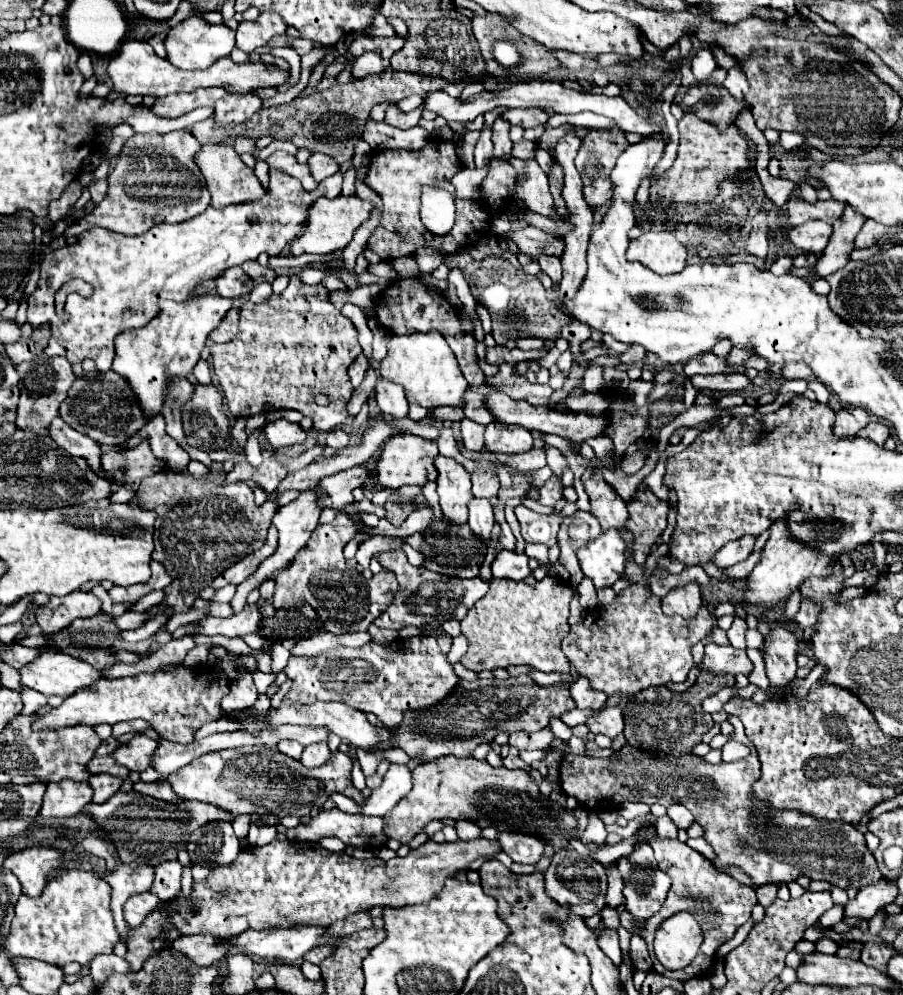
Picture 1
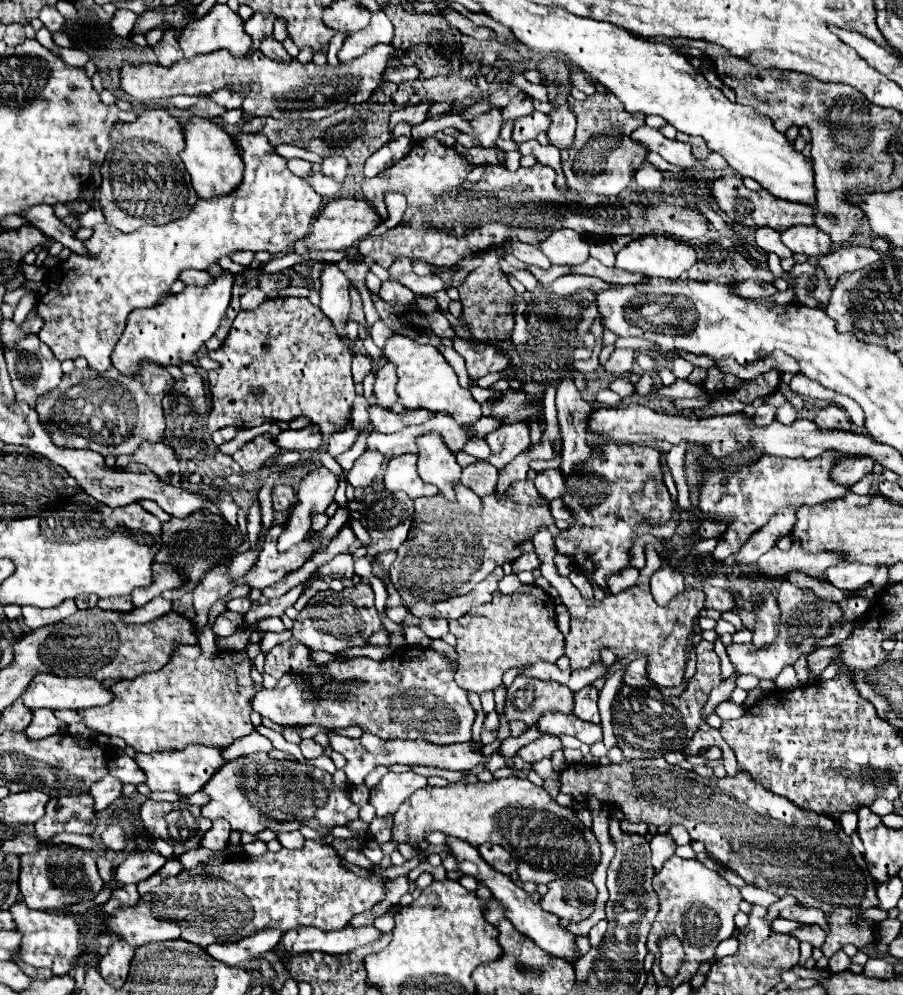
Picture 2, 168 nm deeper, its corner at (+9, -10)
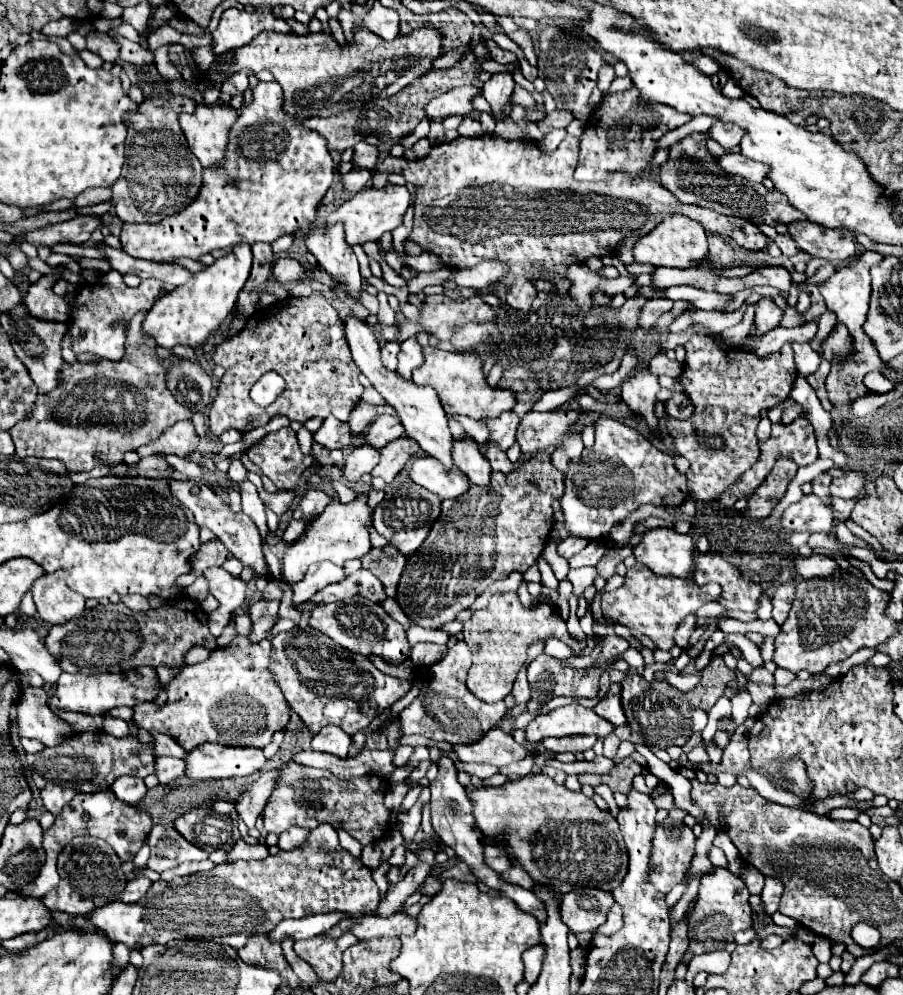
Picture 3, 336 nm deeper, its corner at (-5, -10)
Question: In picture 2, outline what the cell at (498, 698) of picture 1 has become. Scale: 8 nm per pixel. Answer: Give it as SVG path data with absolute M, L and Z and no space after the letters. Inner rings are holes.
M518 676L508 688L506 714L500 716L498 740L508 738L508 724L512 720L522 720L528 726L544 712L564 712L570 714L574 708L574 692L552 680L534 680Z

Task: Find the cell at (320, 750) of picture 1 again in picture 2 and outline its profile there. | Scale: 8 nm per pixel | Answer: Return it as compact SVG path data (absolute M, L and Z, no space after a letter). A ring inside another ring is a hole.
M312 738L302 740L302 742L300 742L300 750L302 750L302 754L304 754L306 758L318 758L318 756L324 754L324 748L322 748L320 744L316 744Z

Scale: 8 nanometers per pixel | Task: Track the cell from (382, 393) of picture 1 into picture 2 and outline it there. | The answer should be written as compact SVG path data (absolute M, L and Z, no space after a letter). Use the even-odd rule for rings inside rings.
M386 364L386 366L378 372L376 382L374 382L374 394L376 394L378 404L380 404L382 408L388 408L388 406L392 406L392 404L398 400L396 384L398 384L396 368L394 368L394 364Z

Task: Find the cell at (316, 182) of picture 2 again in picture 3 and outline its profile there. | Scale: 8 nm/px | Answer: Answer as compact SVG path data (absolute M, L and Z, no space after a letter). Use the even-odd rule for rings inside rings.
M354 168L348 174L342 176L342 186L346 192L356 194L360 190L364 190L370 184L370 170L362 170L362 168Z

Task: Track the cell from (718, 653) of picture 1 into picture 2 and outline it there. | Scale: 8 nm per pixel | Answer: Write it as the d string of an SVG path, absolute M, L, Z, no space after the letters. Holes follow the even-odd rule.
M788 580L780 582L778 586L778 606L781 611L780 634L774 640L774 644L766 648L754 648L754 644L732 644L728 646L728 656L734 664L734 670L740 674L754 674L760 680L776 680L776 676L782 672L784 666L792 666L800 656L808 656L816 650L818 636L826 638L830 636L830 630L834 624L840 622L842 610L838 602L822 600L812 590L800 590Z

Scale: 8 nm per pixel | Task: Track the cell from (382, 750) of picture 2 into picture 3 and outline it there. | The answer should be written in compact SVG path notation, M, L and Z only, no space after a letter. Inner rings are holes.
M492 728L484 738L480 738L474 744L452 746L452 752L462 762L478 762L478 764L494 764L494 766L506 766L510 762L528 756L526 746L518 744L510 734L504 734L498 728Z

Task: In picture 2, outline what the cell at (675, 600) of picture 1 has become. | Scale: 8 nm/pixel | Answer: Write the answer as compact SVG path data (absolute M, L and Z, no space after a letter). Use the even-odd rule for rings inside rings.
M662 540L662 546L664 550L658 552L660 560L662 560L662 566L652 574L650 578L650 590L652 590L652 596L654 600L662 606L662 604L668 604L678 592L684 590L684 576L680 572L680 568L676 566L674 562L674 554L676 550L670 548L666 544L666 540Z

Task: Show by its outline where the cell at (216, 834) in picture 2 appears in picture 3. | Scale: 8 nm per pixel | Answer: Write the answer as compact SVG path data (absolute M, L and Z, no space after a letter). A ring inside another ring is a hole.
M268 770L264 772L236 802L236 812L238 812L238 818L244 820L244 824L248 828L254 828L272 788L276 786L276 776L278 776L278 770Z

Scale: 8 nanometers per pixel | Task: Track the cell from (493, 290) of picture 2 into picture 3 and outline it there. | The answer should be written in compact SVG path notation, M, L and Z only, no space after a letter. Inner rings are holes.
M444 294L426 296L422 310L420 310L418 322L406 320L404 324L398 324L398 328L400 328L400 338L398 338L398 340L412 338L412 336L418 334L418 332L432 332L432 334L436 334L438 340L448 342L448 340L454 336L454 330L460 328L460 326L464 326L464 324L470 324L470 322L488 324L488 322L496 322L496 320L498 320L496 308L488 306L480 296L471 296L462 300L452 300Z

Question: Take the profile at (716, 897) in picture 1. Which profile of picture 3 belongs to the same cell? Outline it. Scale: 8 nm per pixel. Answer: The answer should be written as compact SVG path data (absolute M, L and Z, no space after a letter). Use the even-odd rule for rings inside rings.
M712 868L710 874L702 874L700 890L694 906L686 912L688 920L688 940L690 946L682 958L684 964L692 960L696 954L724 950L726 944L734 942L734 934L752 926L752 910L750 910L750 892L740 876L734 876L728 868Z

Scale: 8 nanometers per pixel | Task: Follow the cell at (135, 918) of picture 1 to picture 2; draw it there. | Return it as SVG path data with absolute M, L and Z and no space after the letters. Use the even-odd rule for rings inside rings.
M126 884L126 888L114 888L110 900L104 904L104 910L110 914L112 910L120 908L120 906L130 906L136 904L140 900L140 894L136 890L136 884Z

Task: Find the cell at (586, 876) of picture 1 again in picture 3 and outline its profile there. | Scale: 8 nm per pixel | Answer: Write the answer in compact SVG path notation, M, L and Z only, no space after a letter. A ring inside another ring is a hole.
M600 888L572 890L562 896L560 916L572 932L594 932L606 922L606 914L614 904L612 892Z

